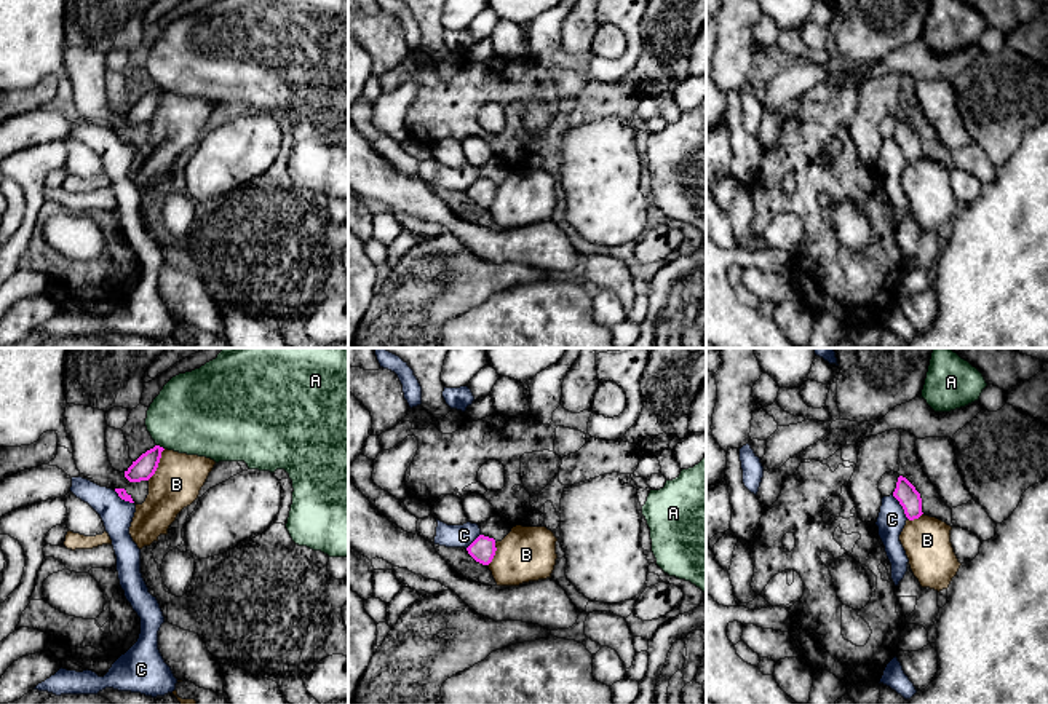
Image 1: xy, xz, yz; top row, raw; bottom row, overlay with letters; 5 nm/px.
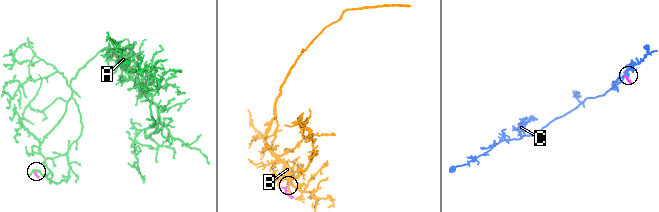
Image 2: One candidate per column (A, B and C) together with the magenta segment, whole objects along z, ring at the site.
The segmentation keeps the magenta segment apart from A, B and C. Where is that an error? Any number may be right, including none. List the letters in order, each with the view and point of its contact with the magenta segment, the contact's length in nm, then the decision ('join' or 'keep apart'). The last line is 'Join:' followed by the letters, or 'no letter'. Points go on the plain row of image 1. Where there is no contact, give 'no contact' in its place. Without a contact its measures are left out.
A: xy (158, 88) | 50 nm | keep apart
B: xy (157, 107) | 180 nm | keep apart
C: yz (901, 147) | 150 nm | keep apart
Join: no letter

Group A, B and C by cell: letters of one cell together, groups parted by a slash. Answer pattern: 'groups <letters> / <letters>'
groups A / B / C

